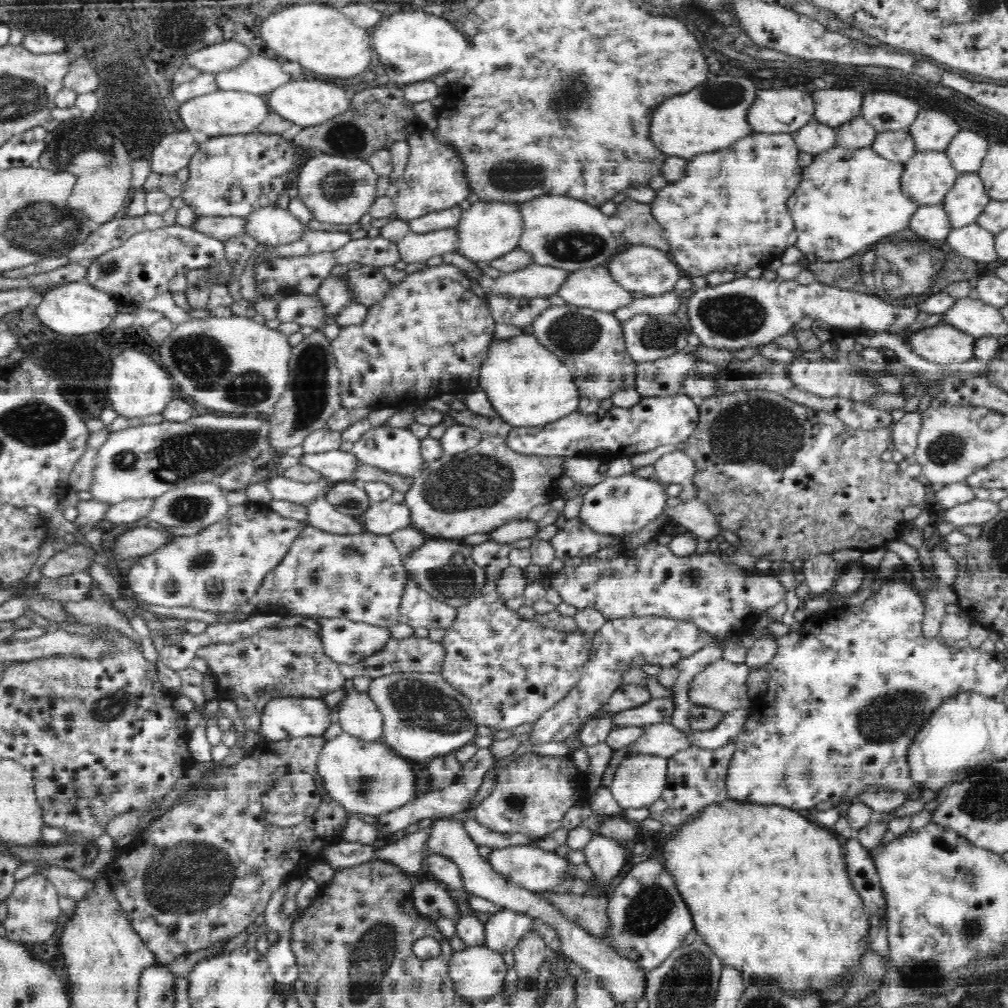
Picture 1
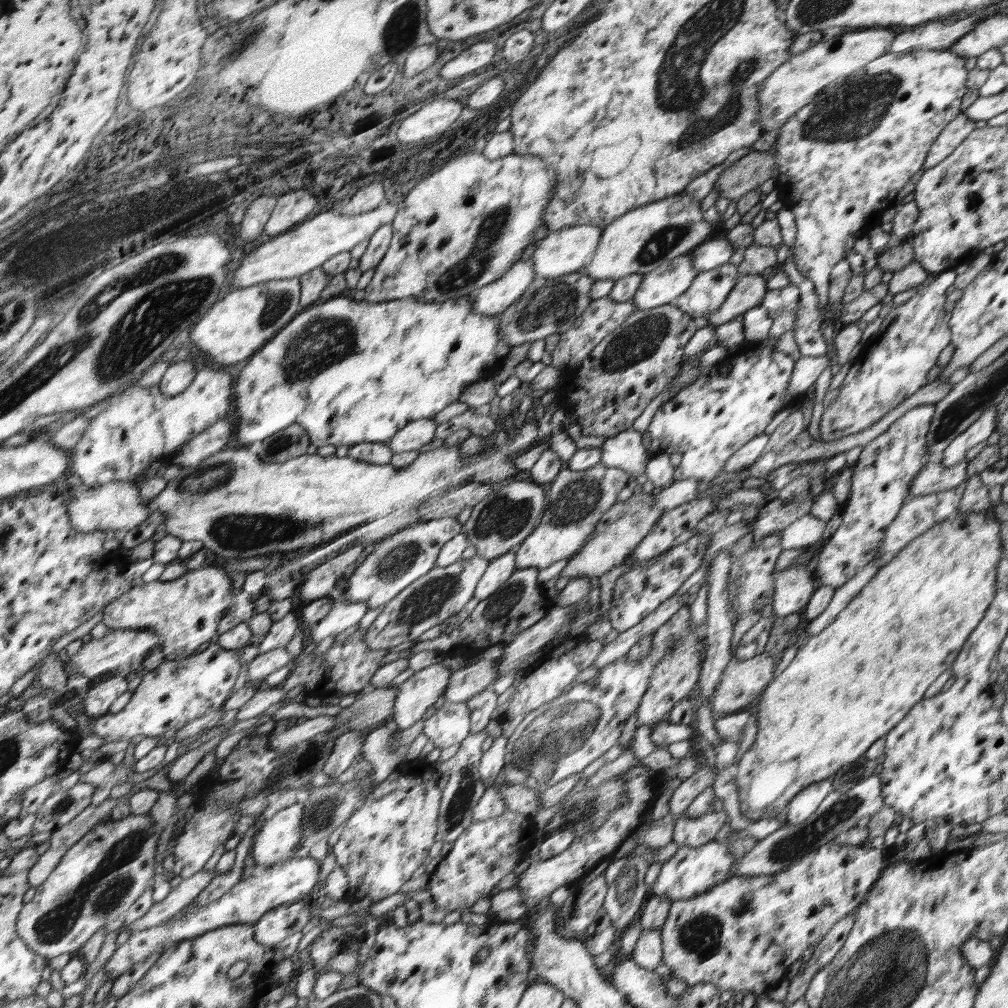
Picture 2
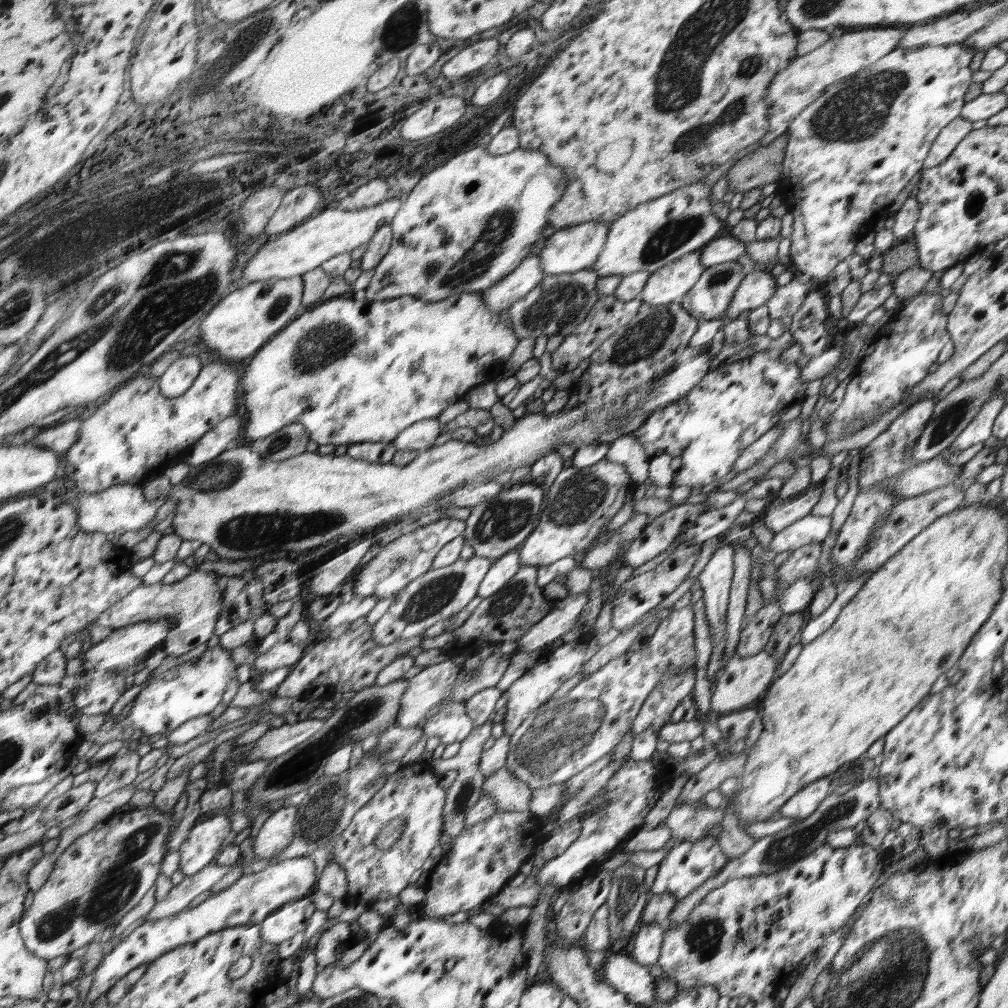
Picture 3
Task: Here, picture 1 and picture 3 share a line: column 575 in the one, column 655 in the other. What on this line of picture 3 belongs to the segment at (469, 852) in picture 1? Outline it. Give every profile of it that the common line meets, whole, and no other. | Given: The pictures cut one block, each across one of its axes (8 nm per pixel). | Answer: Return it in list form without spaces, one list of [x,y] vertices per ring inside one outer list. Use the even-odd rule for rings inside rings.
[[[655,922],[642,923],[633,937],[629,954],[636,963],[646,966],[658,962],[664,938],[664,926]]]

